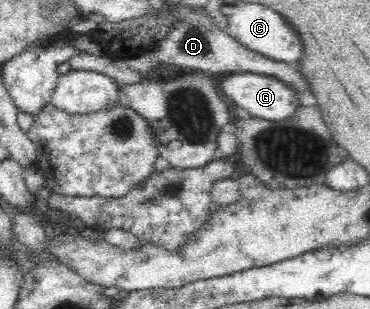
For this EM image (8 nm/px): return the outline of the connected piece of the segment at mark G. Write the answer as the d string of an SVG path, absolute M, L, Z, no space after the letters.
M230 73L220 78L218 82L222 82L217 84L222 97L230 104L248 111L254 118L286 120L286 118L292 118L292 114L296 114L298 106L301 105L294 87L276 77L260 73Z

